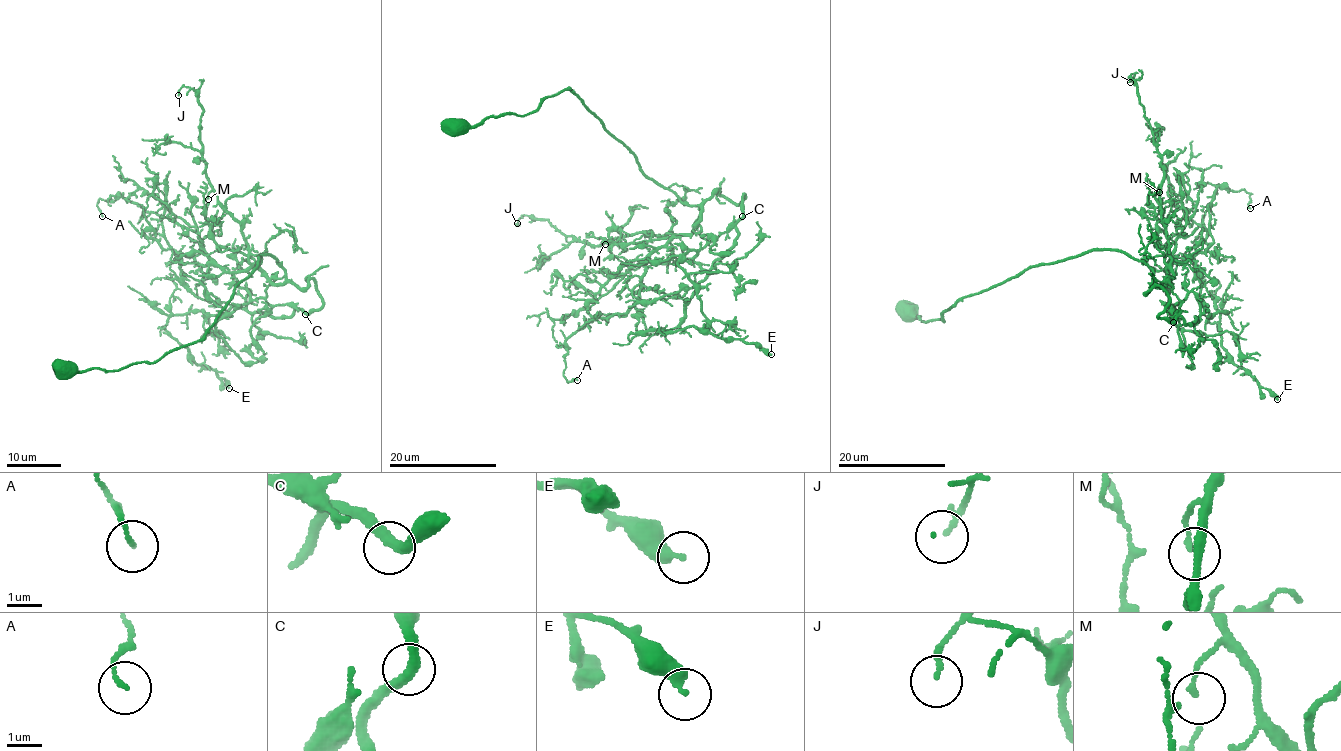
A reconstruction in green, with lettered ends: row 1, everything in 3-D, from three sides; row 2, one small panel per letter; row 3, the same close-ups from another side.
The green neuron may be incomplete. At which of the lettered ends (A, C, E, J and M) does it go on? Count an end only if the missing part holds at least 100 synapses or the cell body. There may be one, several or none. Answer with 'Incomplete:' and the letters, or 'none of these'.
Incomplete: none of these

